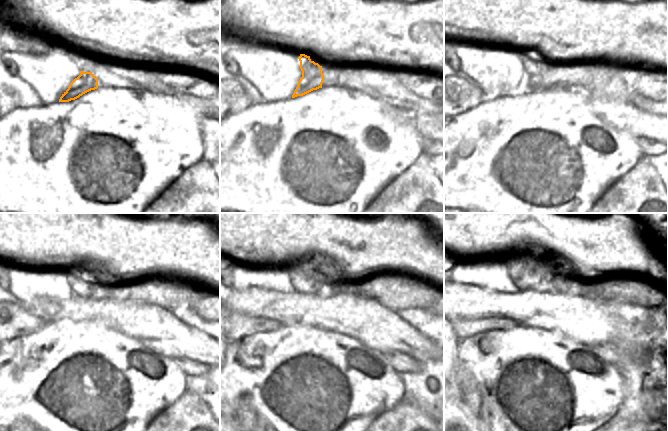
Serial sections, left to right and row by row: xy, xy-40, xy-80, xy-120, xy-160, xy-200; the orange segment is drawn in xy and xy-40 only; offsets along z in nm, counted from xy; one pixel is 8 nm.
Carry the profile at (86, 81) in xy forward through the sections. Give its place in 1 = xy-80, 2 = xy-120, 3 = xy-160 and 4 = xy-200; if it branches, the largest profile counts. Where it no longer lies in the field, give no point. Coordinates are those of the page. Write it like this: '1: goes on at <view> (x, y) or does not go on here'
1: goes on at xy-80 (535, 67)
2: goes on at xy-120 (83, 284)
3: goes on at xy-160 (304, 278)
4: goes on at xy-200 (529, 274)

